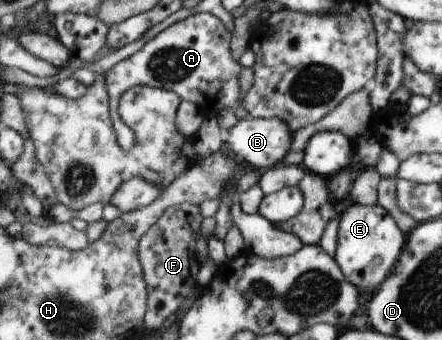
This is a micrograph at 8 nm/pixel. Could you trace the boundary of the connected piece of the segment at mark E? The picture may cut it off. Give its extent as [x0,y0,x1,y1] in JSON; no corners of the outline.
[333,203,404,291]

